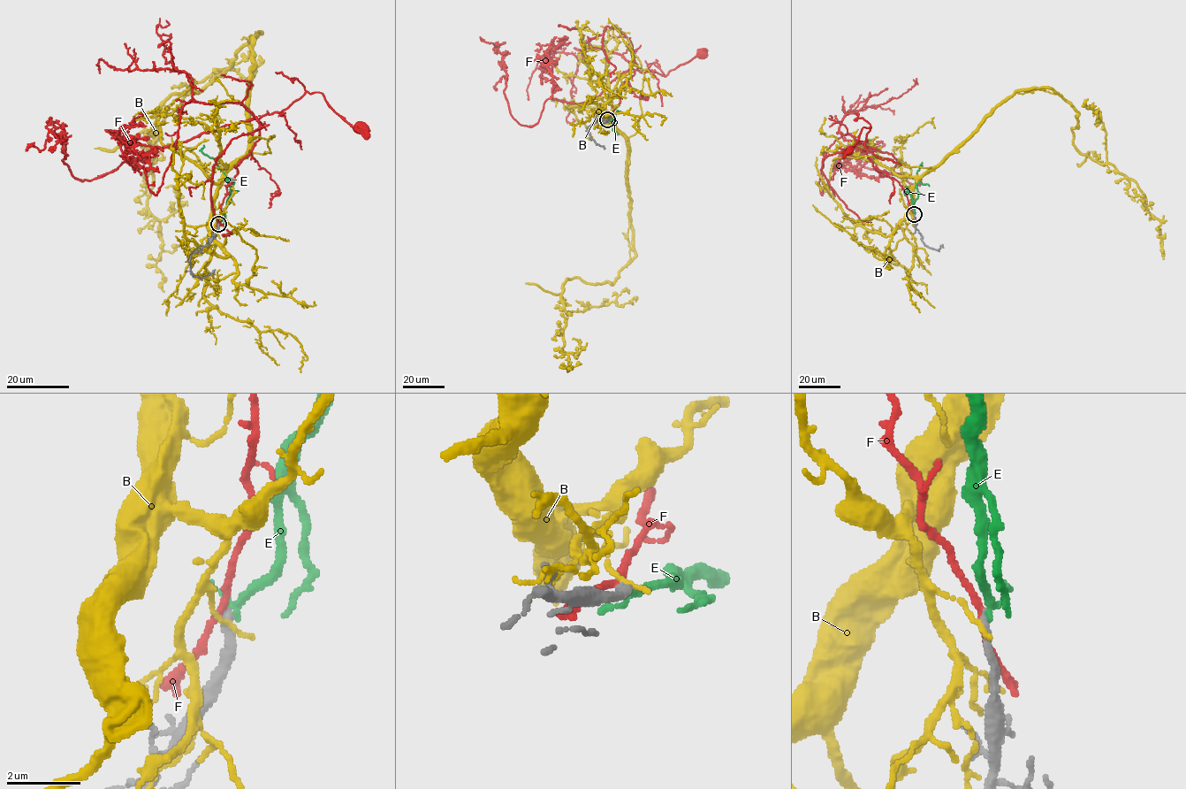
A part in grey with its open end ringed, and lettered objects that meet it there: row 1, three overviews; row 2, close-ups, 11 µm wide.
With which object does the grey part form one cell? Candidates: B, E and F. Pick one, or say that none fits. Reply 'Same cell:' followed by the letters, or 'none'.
Same cell: E

